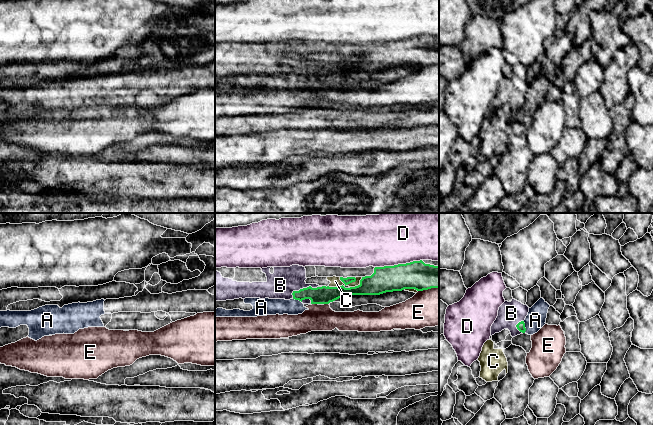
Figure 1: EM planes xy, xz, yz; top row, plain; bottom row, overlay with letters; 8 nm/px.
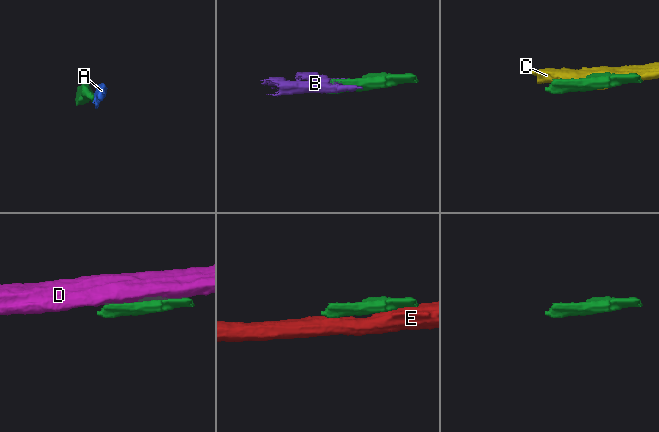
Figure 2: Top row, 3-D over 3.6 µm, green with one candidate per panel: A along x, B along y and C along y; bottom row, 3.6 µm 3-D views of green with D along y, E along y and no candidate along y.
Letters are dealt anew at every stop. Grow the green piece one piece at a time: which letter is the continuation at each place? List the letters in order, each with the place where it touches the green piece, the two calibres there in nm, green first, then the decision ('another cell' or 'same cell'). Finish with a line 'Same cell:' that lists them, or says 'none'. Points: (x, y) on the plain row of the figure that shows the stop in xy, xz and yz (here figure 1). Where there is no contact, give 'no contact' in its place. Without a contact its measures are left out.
A: contact yz (524, 103); calibres 70 and 160 nm; another cell
B: contact xz (304, 64); calibres 140 and 220 nm; same cell
C: contact xz (342, 61); calibres 60 and 80 nm; another cell
D: contact xz (398, 40); calibres 220 and 340 nm; another cell
E: contact xz (315, 79); calibres 140 and 200 nm; another cell
Same cell: B

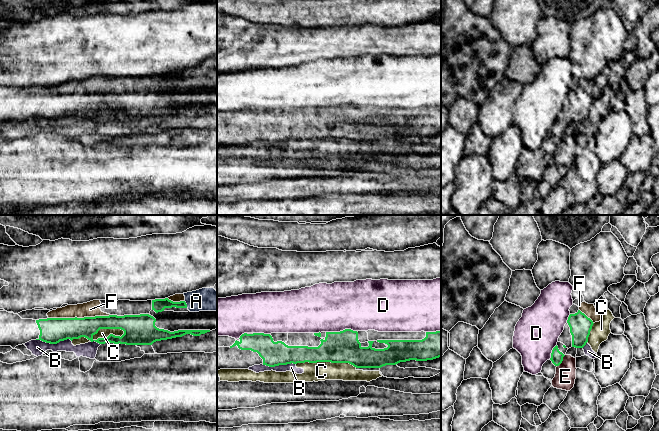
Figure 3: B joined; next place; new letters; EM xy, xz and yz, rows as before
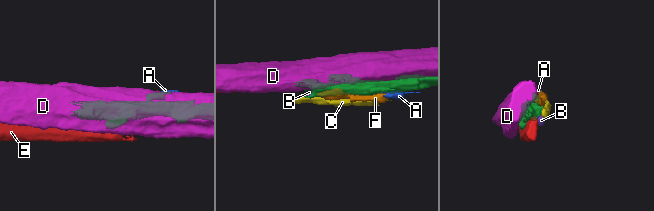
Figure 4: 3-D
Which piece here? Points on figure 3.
A: contact xy (186, 80); calibres 110 and 190 nm; another cell
B: contact xy (54, 119); calibres 200 and 120 nm; another cell
C: contact xy (109, 111); calibres 240 and 80 nm; another cell
D: contact xz (341, 107); calibres 260 and 400 nm; another cell
E: contact yz (562, 136); calibres 100 and 170 nm; another cell
F: contact xy (78, 94); calibres 200 and 130 nm; another cell
Same cell: none

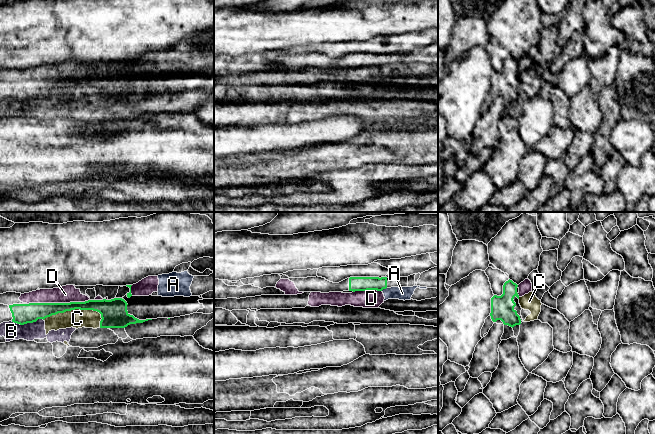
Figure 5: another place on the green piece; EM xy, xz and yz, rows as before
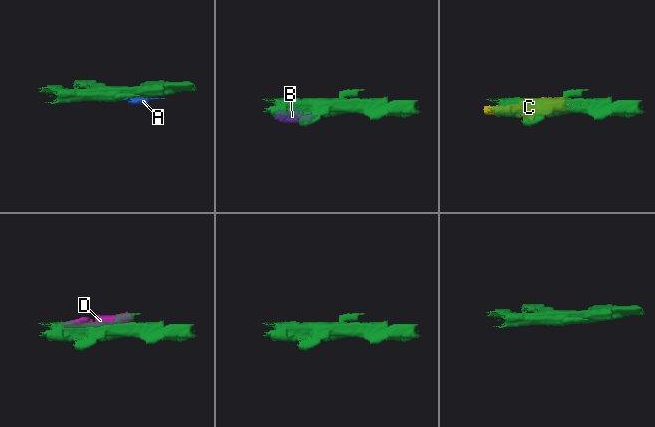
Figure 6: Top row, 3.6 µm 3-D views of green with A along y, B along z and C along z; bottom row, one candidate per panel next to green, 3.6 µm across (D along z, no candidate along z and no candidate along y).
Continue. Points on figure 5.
A: contact xz (383, 64); calibres 110 and 110 nm; another cell
B: contact xy (27, 98); calibres 160 and 150 nm; another cell
C: contact xy (73, 85); calibres 130 and 150 nm; another cell
D: contact xy (58, 79); calibres 160 and 140 nm; another cell
Same cell: none

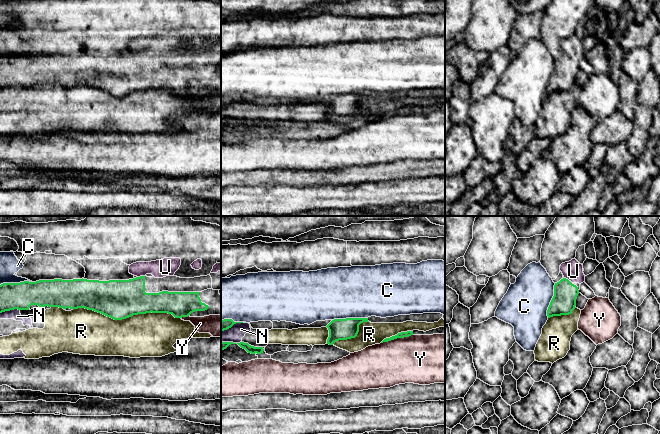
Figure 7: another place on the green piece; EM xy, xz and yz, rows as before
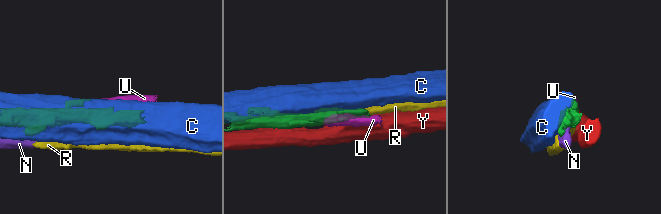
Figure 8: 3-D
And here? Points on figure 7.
C: contact xz (349, 94); calibres 180 and 420 nm; another cell
N: contact xz (231, 102); calibres 90 and 130 nm; another cell
R: contact xy (127, 93); calibres 320 and 360 nm; another cell
U: contact xy (140, 52); calibres 320 and 140 nm; same cell
Y: contact xz (396, 114); calibres 50 and 400 nm; another cell
Same cell: U

